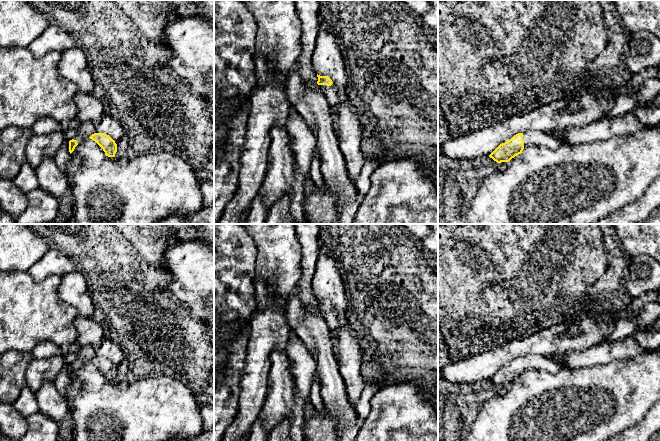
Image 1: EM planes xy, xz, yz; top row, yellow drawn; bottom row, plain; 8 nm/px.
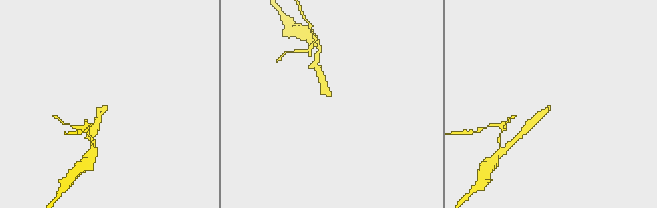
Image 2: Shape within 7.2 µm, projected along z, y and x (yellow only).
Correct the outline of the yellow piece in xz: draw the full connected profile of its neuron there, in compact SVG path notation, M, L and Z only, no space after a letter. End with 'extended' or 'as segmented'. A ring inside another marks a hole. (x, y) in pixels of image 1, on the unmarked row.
M317 298L317 301L317 308L319 309L322 318L325 320L329 331L332 332L334 329L337 329L339 327L338 319L334 311L332 310L333 306L327 300L320 300Z | extended

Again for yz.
M541 355L518 357L514 359L509 365L500 368L489 379L489 381L497 387L509 386L512 382L521 378L525 370L529 369L557 373L566 368L563 366L563 364Z | extended

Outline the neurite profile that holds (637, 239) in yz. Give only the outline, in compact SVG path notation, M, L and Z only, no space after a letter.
M613 224L630 258L651 256L660 262L660 224Z

